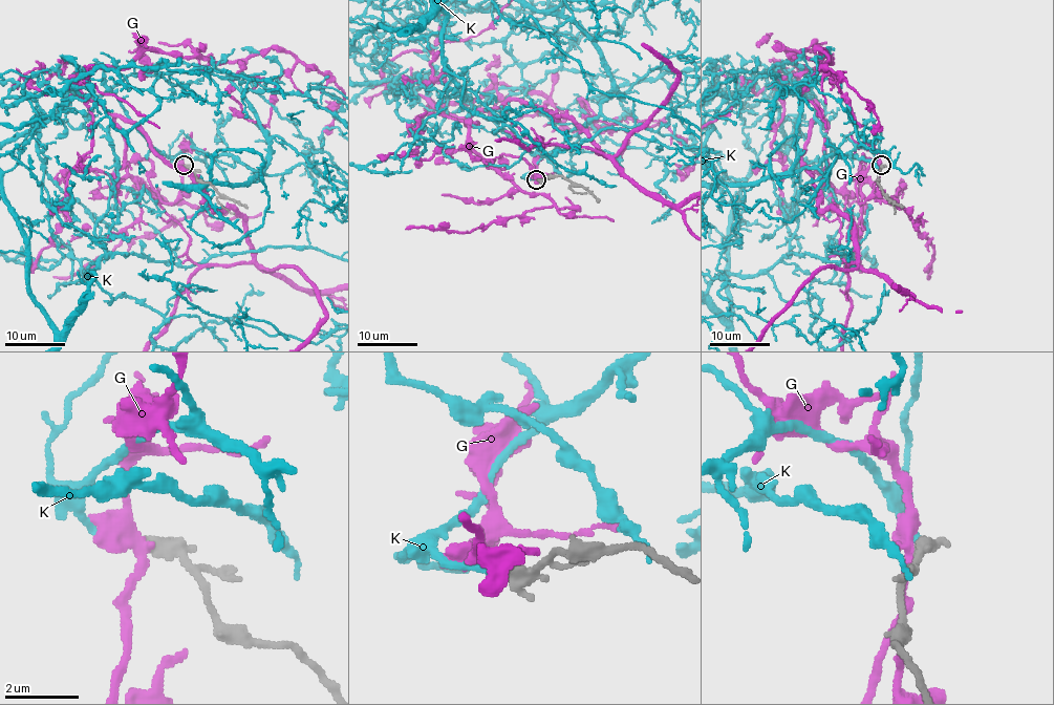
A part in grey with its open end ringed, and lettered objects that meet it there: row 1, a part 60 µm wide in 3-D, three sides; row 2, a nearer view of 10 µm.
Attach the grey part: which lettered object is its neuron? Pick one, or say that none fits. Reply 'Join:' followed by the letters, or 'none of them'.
Join: K

